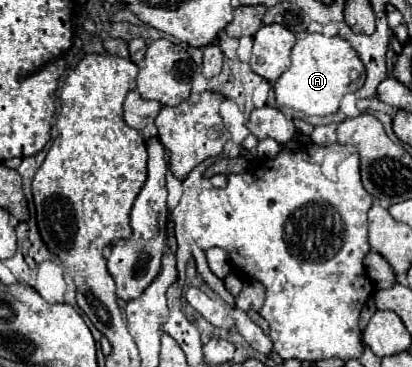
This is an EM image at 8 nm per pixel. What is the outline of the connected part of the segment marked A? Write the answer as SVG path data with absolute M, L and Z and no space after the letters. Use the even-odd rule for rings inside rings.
M309 33L297 39L291 51L289 69L273 83L275 101L279 107L301 111L303 115L331 115L339 109L345 93L361 89L365 83L365 67L355 49L341 37L325 37Z

